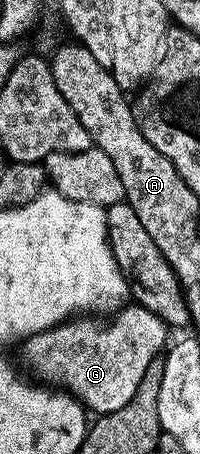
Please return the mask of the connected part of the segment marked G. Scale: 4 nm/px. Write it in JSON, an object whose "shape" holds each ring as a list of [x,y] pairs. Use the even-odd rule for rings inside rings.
{"shape":[[[123,306],[111,319],[114,320],[102,328],[78,323],[82,321],[67,321],[21,344],[22,359],[38,378],[35,380],[73,395],[95,416],[124,409],[124,405],[132,401],[132,393],[140,389],[148,365],[163,354],[168,343],[168,325],[146,307]]]}

